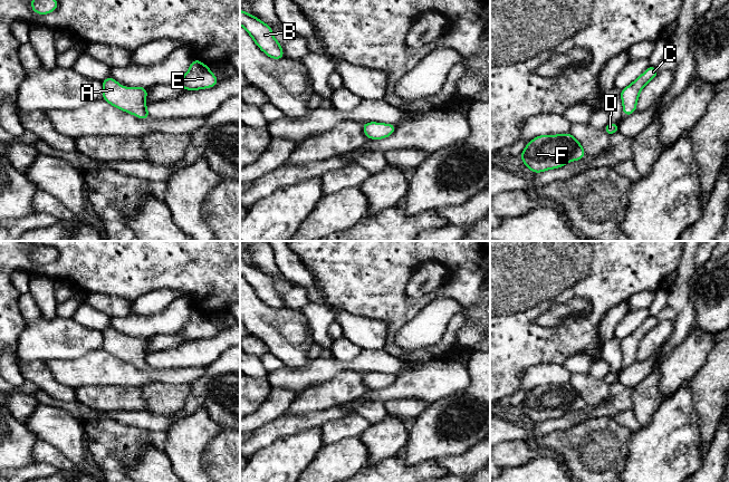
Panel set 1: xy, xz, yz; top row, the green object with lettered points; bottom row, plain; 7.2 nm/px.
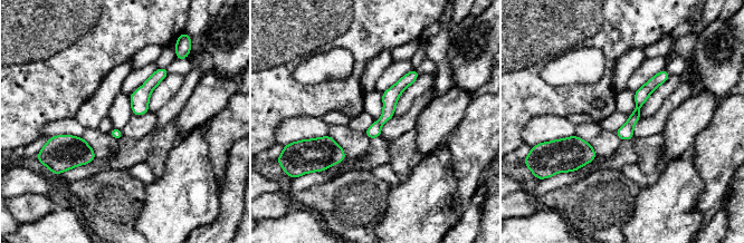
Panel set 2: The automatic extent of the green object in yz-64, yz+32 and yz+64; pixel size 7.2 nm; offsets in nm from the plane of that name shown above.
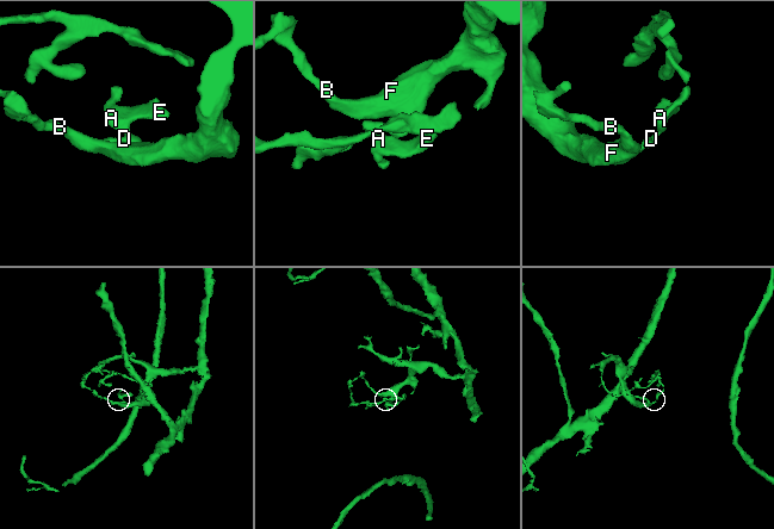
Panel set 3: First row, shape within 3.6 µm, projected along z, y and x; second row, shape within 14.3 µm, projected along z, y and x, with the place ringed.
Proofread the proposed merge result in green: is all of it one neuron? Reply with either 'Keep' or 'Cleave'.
Keep

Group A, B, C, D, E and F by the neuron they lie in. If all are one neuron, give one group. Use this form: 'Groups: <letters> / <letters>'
Groups: A B C D E F

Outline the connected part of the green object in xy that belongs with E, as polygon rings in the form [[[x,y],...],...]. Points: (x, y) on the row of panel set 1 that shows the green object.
[[[193,59],[189,71],[175,84],[182,86],[185,90],[198,90],[215,86],[218,79],[203,62]]]

